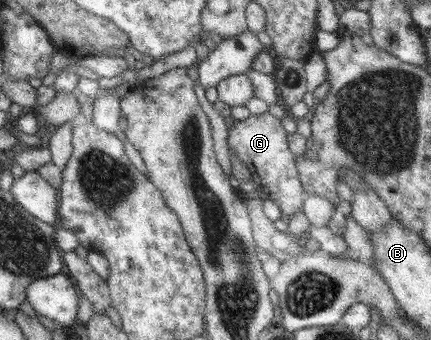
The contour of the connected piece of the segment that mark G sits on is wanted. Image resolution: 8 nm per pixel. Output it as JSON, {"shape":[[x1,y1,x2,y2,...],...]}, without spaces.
{"shape":[[266,112,261,115,249,115,242,121,234,120,232,127,227,129,227,135,229,151,251,169,264,197,277,204,282,218,285,220,288,216,298,214,307,194,303,193,297,176,296,157,288,150,288,134,281,125,280,115]]}

